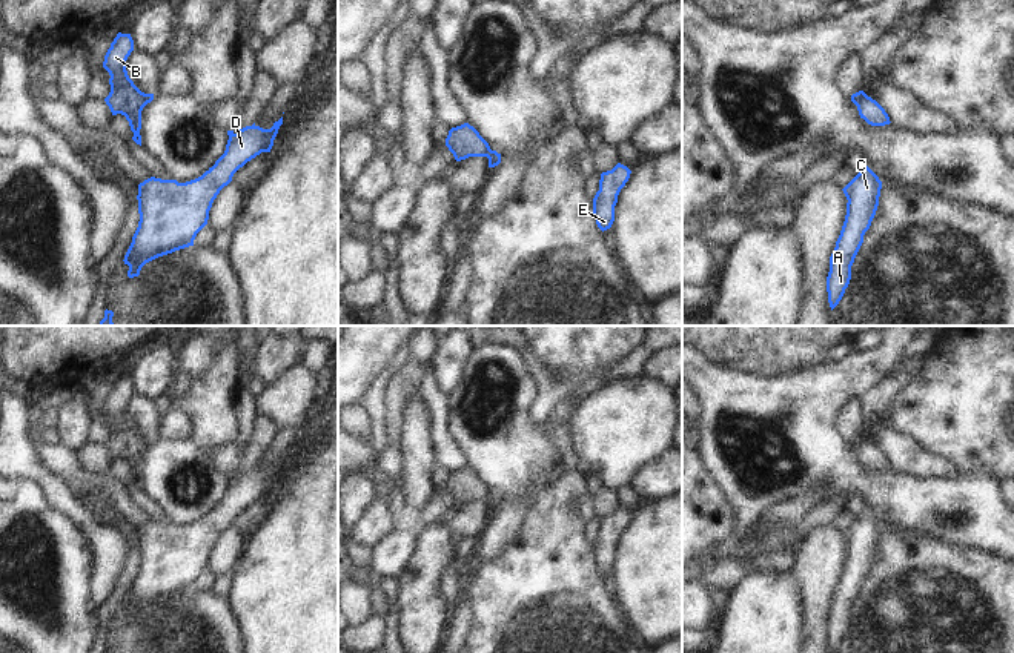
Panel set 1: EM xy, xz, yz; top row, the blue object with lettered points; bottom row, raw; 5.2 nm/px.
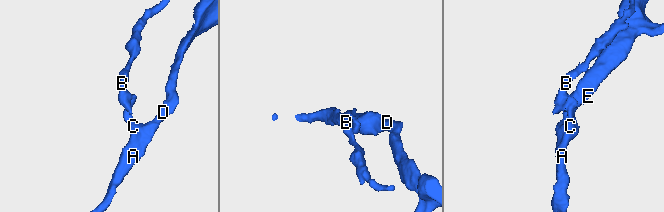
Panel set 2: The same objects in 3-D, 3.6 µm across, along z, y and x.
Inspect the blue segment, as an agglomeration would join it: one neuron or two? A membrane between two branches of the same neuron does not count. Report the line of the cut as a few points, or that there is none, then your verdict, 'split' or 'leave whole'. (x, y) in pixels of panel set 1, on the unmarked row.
cut in xz along (492, 495), (487, 501); split

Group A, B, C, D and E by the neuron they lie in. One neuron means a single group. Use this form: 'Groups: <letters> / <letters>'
Groups: A C D E / B

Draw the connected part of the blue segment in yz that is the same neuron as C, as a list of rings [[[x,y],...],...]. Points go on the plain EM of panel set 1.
[[[865,509],[865,512],[842,533],[848,547],[847,559],[830,601],[827,636],[830,651],[834,653],[842,644],[851,624],[851,610],[863,587],[879,550],[882,525]]]

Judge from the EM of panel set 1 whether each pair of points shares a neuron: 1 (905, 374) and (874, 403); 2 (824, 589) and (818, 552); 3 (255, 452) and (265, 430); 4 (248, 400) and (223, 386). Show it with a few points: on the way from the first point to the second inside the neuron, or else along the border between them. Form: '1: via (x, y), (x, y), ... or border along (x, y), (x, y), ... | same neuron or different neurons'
1: via (898, 380), (882, 395) | same neuron
2: via (818, 580), (818, 561) | same neuron
3: via (257, 447), (263, 435) | same neuron
4: border along (237, 392), (234, 420), (238, 432) | different neurons

